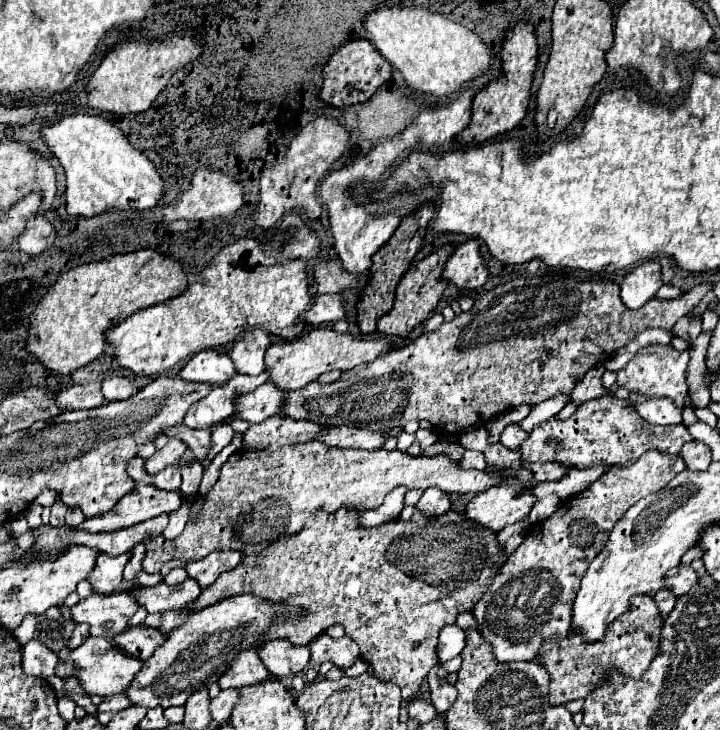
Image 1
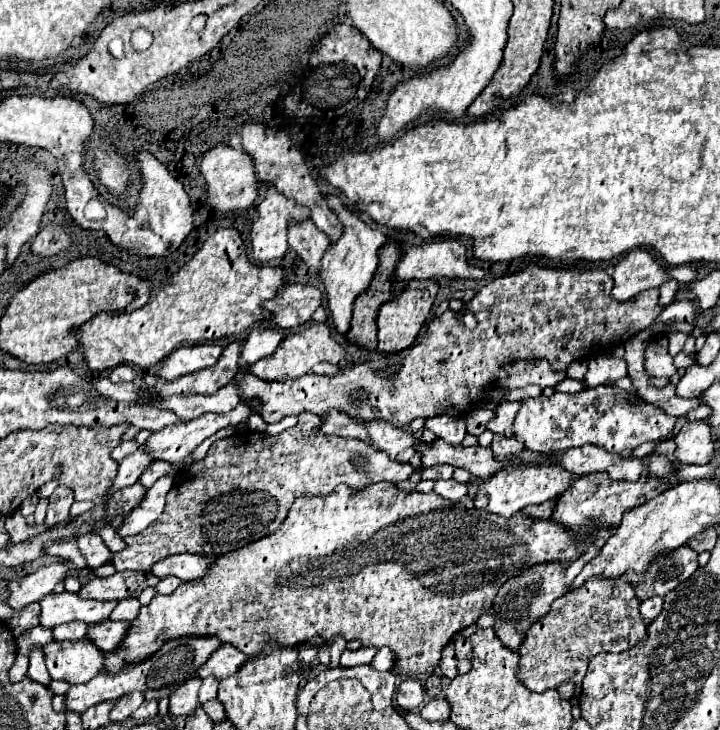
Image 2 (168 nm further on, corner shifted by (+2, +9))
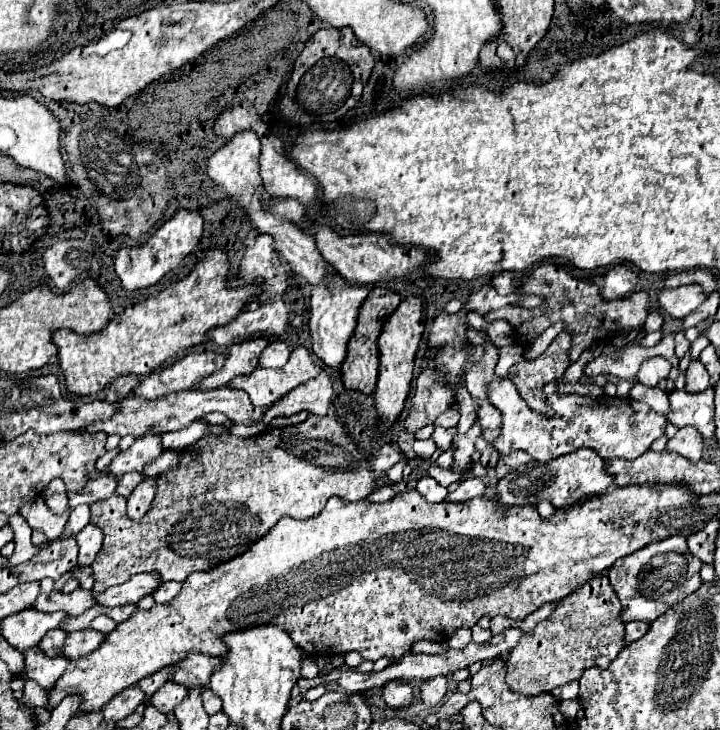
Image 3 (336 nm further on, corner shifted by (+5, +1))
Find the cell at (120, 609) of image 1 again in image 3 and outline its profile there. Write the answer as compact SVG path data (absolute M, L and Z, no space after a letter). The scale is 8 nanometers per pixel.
M25 608L21 610L21 614L11 614L9 618L3 618L1 632L13 648L25 652L31 646L39 644L45 632L57 628L63 618L67 618L65 612L41 612L35 608Z

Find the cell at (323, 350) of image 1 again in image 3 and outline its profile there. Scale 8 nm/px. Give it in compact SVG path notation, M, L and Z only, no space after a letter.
M297 346L285 368L255 368L251 374L235 378L229 386L245 390L255 406L271 406L301 382L319 376L321 370L323 368L311 360L311 352L305 346Z

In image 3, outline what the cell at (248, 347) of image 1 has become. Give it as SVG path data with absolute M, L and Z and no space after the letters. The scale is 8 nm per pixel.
M271 340L265 350L261 352L261 358L259 358L259 366L261 368L283 368L287 364L287 358L289 358L289 352L291 352L291 346L285 342L285 340Z

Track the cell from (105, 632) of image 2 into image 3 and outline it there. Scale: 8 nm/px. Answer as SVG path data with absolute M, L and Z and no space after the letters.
M91 628L81 630L81 632L71 632L67 636L63 656L71 658L71 660L89 656L91 652L95 652L103 644L103 640L105 640L105 634L97 632L97 630L91 630Z

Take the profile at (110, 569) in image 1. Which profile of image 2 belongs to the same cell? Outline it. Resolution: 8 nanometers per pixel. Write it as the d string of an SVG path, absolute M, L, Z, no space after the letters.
M84 534L84 538L78 538L78 544L88 562L88 568L92 570L108 564L108 560L112 558L112 552L108 550L108 546L98 534Z

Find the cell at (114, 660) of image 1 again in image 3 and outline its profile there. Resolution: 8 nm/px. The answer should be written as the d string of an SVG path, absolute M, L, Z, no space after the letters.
M33 646L25 652L25 668L23 674L31 680L35 680L41 688L51 690L57 680L61 678L61 674L67 670L69 666L69 658L65 656L55 656L49 658L39 646Z

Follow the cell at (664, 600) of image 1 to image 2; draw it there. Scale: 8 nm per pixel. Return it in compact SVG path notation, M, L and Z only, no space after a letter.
M658 596L648 598L648 600L644 600L644 602L640 604L640 614L642 614L642 618L644 618L646 622L650 622L660 610L662 610L662 598L658 598Z

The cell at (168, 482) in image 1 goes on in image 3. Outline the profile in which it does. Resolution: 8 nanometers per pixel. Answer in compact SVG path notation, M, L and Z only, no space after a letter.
M125 474L119 478L119 486L117 486L117 494L129 498L129 494L133 492L135 486L139 486L145 480L145 474Z

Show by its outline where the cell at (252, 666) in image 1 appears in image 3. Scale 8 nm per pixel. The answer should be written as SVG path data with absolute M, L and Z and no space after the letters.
M191 654L185 660L177 662L177 670L173 672L173 682L179 682L189 688L205 688L209 684L211 674L221 668L221 658L209 658L201 654Z

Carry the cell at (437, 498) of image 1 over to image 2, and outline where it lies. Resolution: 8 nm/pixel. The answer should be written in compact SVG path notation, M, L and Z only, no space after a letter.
M438 480L436 486L434 486L434 492L440 494L442 498L448 498L448 500L460 500L468 494L468 484L464 482L458 482L458 480Z

